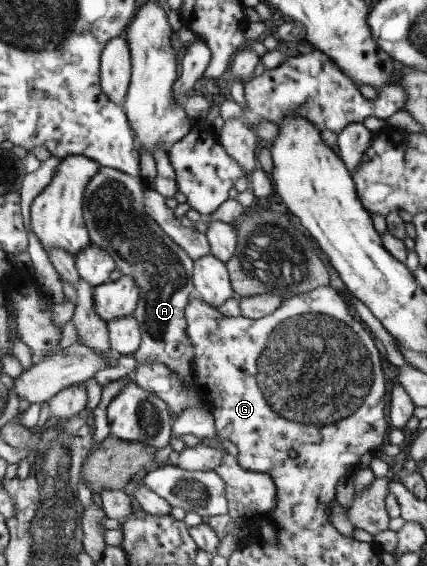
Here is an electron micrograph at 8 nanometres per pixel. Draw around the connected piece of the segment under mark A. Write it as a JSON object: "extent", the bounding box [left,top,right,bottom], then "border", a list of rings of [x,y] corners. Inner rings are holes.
{"extent":[84,167,196,449],"border":[[[102,167],[92,178],[84,196],[84,219],[92,243],[106,249],[114,257],[116,266],[124,275],[130,275],[140,285],[142,298],[136,307],[135,317],[142,329],[142,343],[134,352],[135,368],[125,377],[108,382],[103,388],[103,398],[95,412],[96,431],[92,436],[94,449],[111,434],[107,414],[110,401],[135,380],[137,365],[160,361],[182,376],[185,382],[195,382],[195,348],[187,333],[186,306],[196,293],[194,284],[195,259],[176,244],[161,226],[146,212],[146,189],[139,176],[130,175],[115,168]]]}

